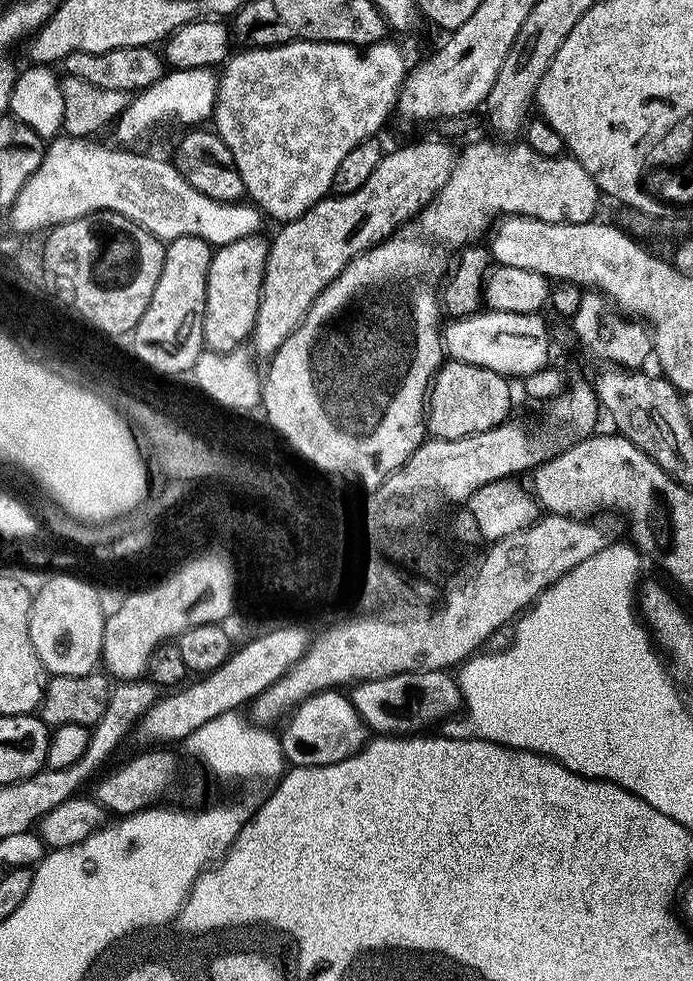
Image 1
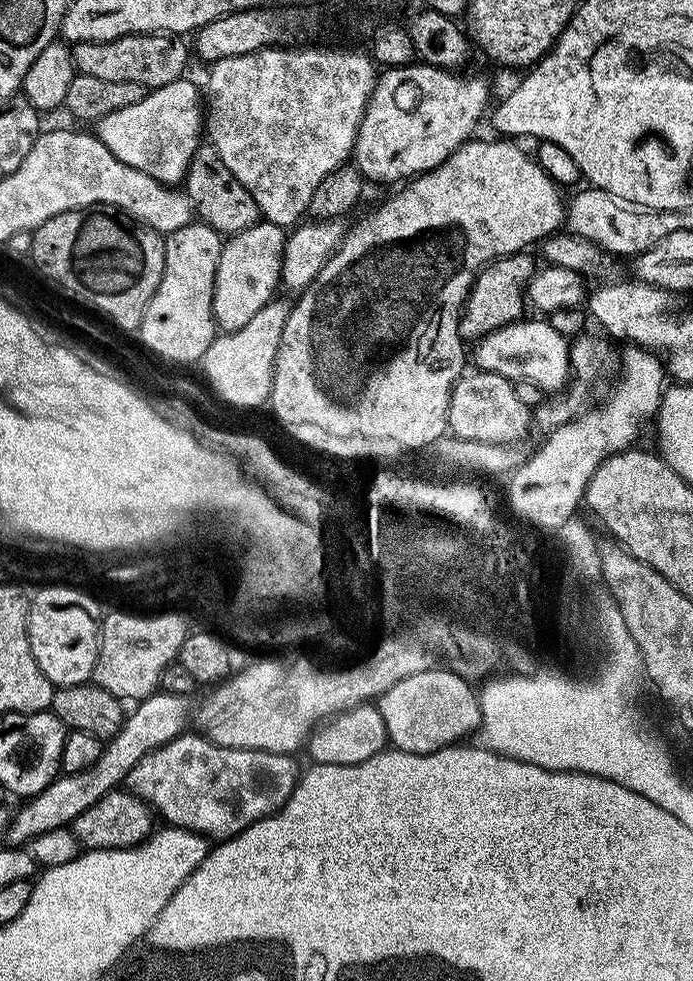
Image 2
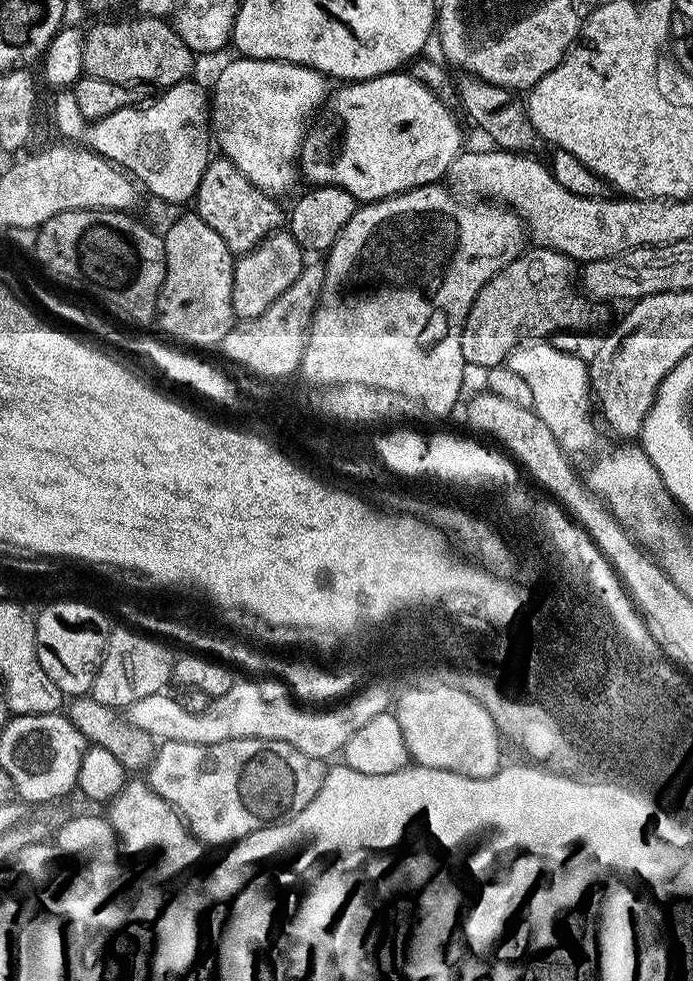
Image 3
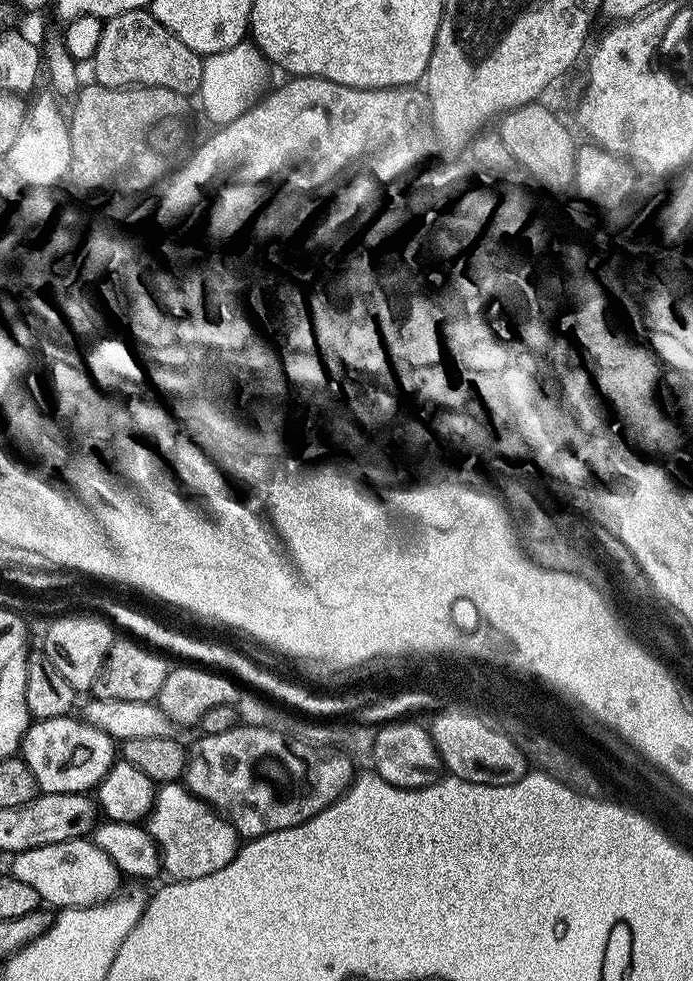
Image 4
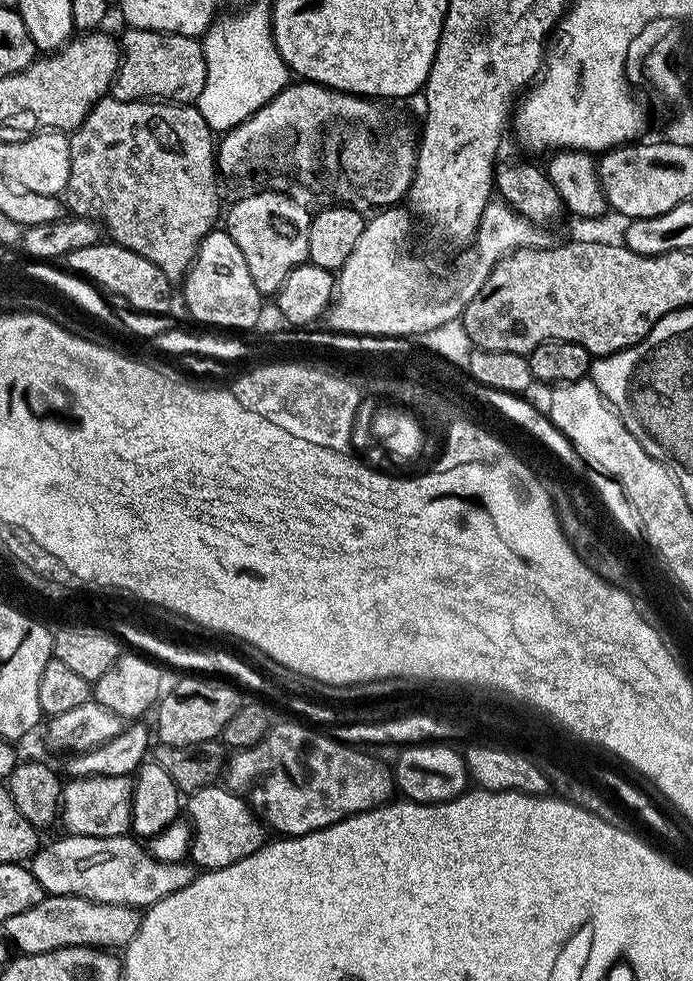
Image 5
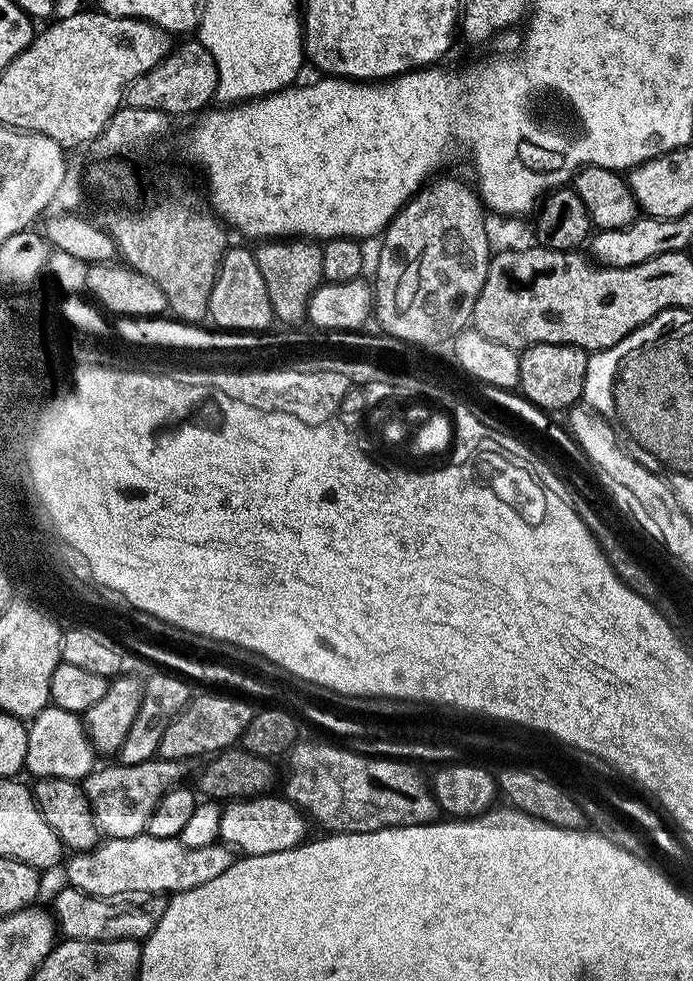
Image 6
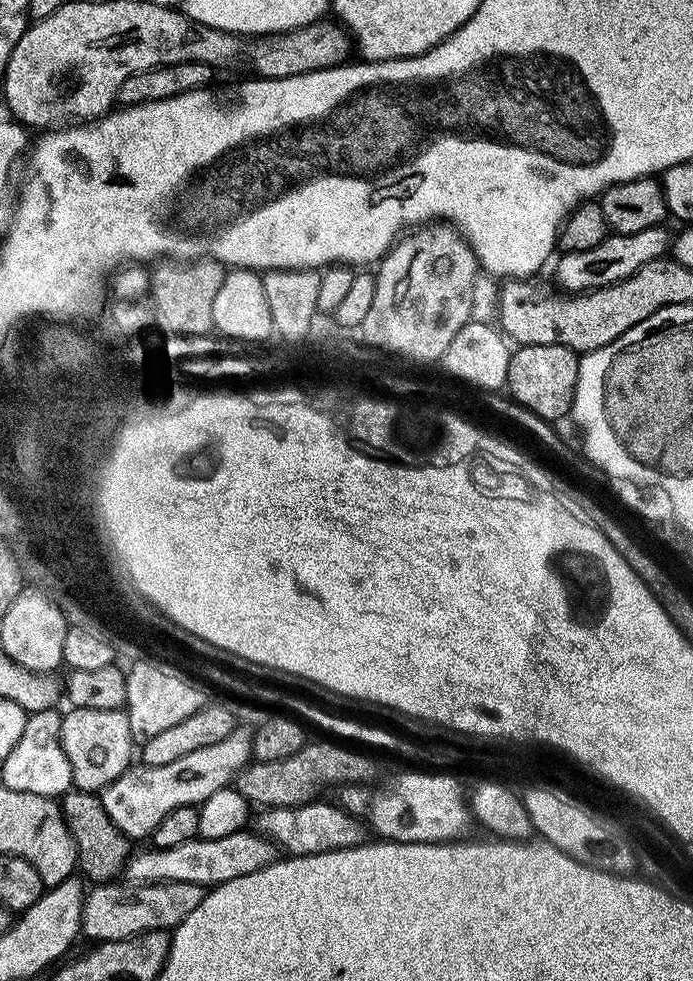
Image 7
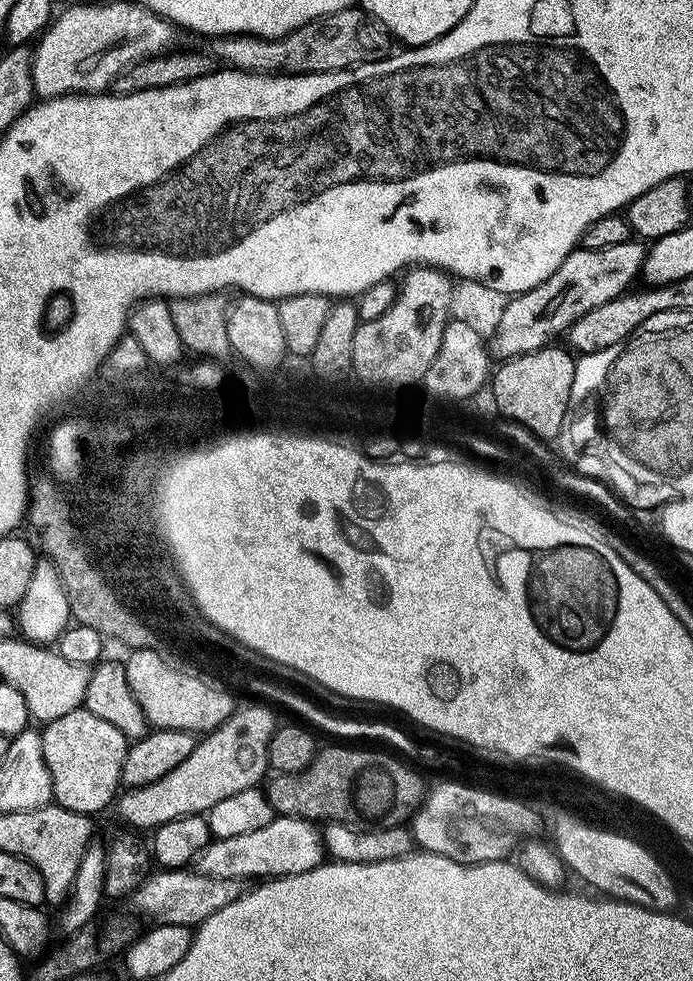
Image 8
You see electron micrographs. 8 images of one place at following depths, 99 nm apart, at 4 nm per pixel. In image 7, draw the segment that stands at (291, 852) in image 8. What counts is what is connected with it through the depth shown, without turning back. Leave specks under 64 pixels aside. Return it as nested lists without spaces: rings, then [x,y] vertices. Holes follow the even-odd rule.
[[[240,829],[234,834],[223,838],[202,839],[196,837],[190,842],[184,842],[180,846],[168,848],[146,848],[146,851],[137,851],[126,866],[127,877],[135,883],[165,883],[165,882],[188,882],[205,888],[213,888],[218,884],[233,881],[234,878],[245,877],[255,870],[260,870],[272,863],[276,856],[275,845],[264,836],[252,830]]]

